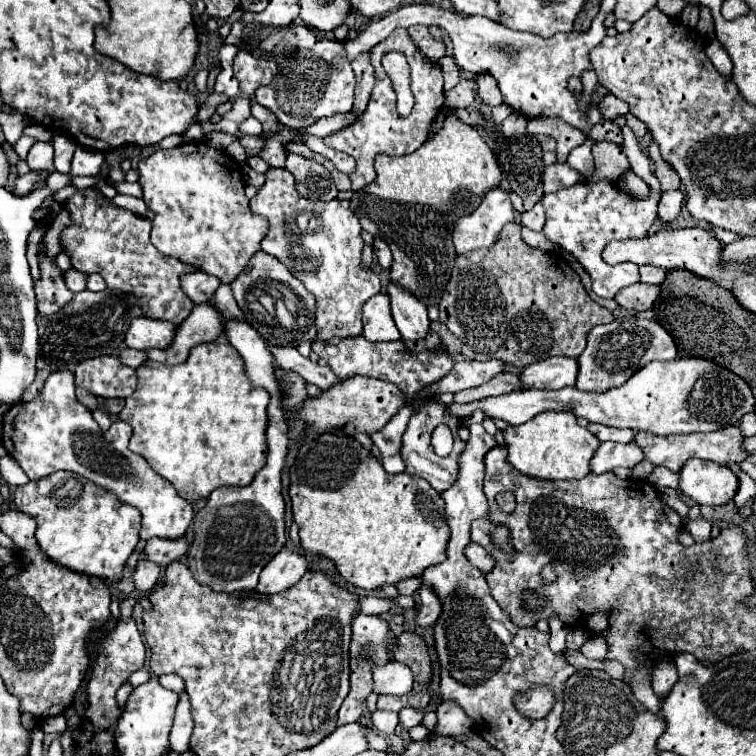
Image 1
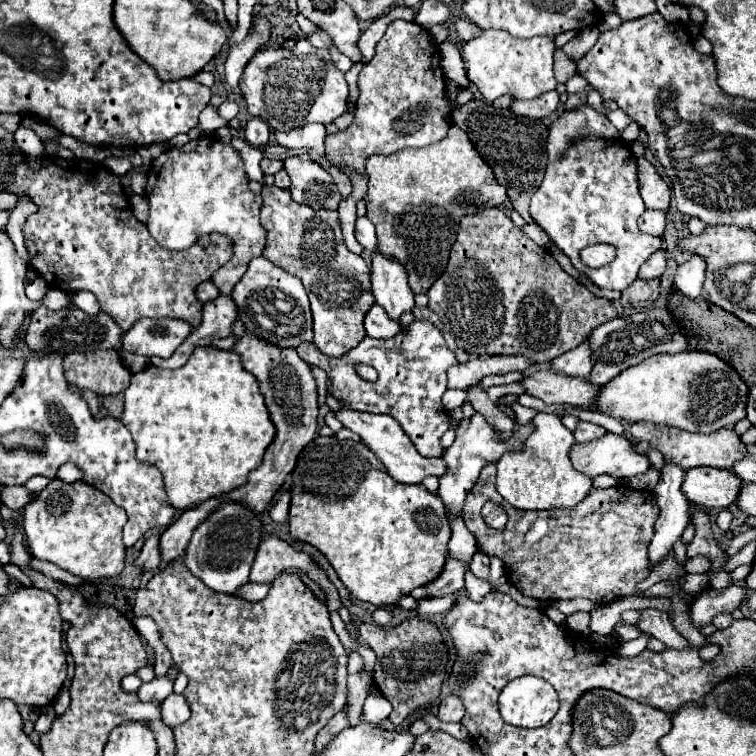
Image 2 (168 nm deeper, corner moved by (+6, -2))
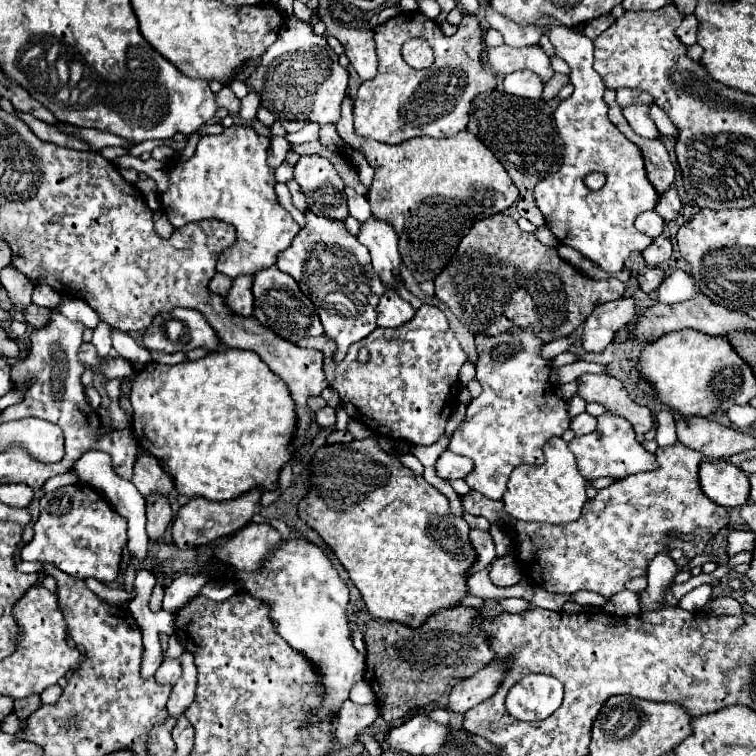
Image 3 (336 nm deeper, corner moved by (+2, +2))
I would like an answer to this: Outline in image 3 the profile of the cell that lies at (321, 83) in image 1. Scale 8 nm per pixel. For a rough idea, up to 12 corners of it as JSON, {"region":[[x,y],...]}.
{"region":[[285,20],[247,84],[287,132],[339,120],[349,72]]}

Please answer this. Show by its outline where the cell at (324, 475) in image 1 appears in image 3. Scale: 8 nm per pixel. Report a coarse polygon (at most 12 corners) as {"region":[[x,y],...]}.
{"region":[[375,436],[321,446],[299,518],[377,618],[419,628],[477,554]]}

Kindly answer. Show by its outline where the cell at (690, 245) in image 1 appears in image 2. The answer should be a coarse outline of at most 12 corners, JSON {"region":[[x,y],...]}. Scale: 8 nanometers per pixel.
{"region":[[593,244],[581,250],[581,262],[589,268],[611,264],[615,248]]}

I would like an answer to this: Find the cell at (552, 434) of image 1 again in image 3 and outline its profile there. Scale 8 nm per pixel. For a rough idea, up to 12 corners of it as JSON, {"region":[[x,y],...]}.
{"region":[[567,442],[545,444],[543,466],[519,466],[503,508],[515,520],[567,524],[587,480]]}

